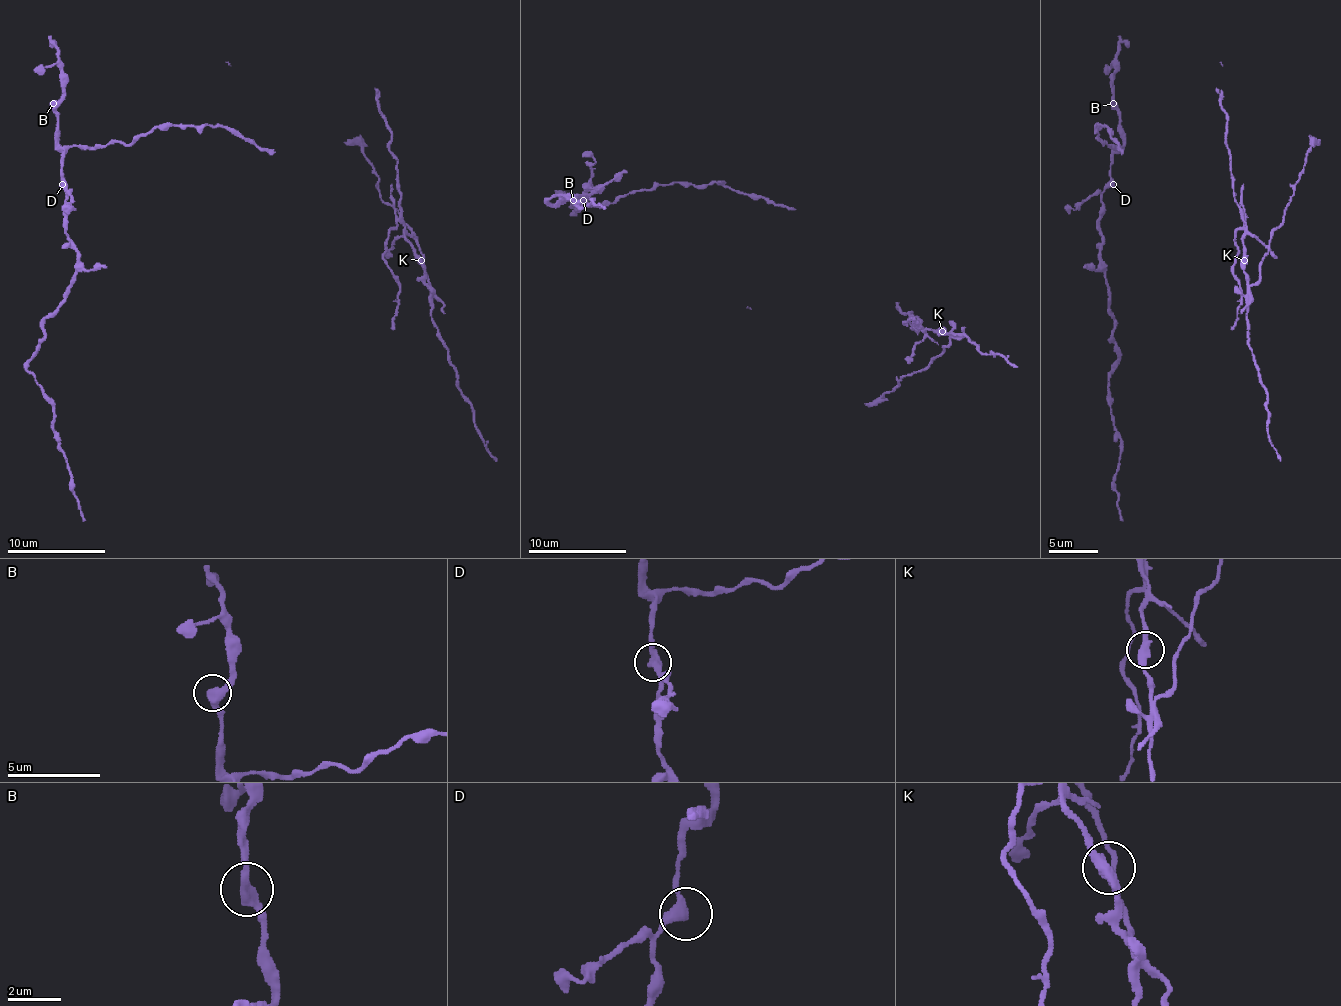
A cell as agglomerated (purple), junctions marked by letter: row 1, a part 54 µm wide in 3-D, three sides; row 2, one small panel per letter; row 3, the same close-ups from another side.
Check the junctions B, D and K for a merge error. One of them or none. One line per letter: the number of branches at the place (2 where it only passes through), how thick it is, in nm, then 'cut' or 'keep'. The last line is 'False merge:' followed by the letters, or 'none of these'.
B: 2 | 400 nm | keep
D: 2 | 400 nm | keep
K: 2 | 400 nm | cut
False merge: K

